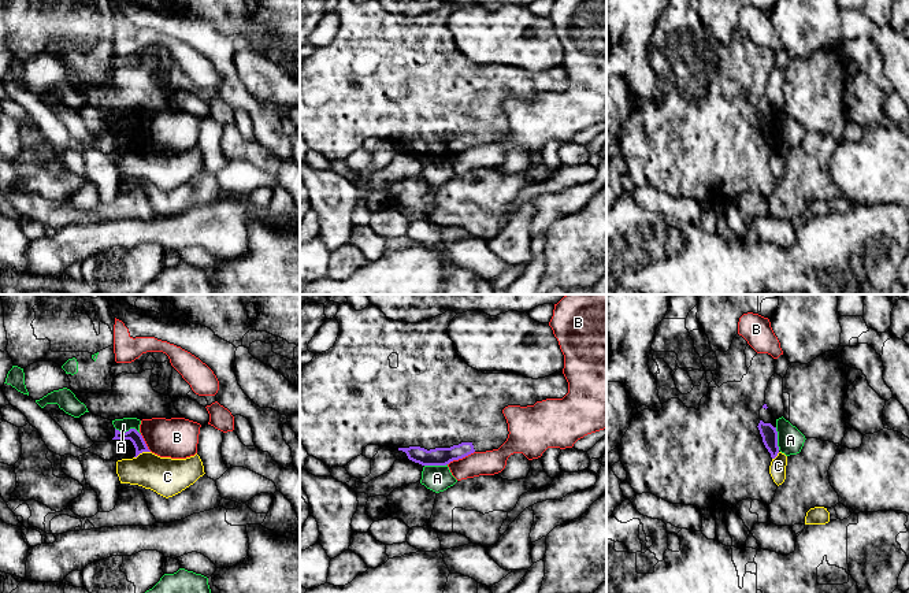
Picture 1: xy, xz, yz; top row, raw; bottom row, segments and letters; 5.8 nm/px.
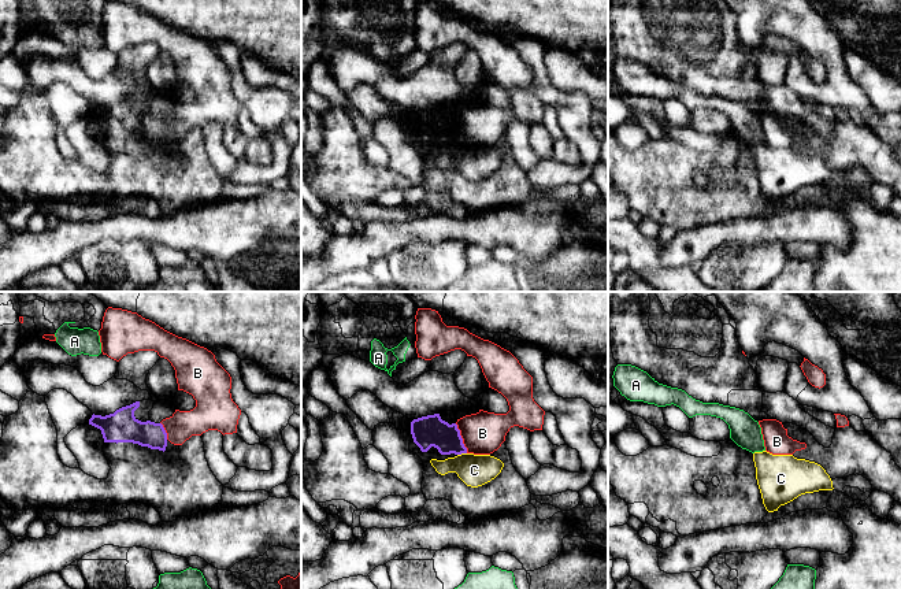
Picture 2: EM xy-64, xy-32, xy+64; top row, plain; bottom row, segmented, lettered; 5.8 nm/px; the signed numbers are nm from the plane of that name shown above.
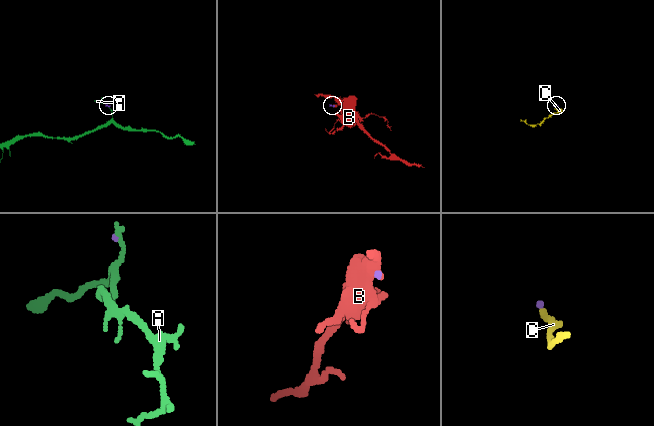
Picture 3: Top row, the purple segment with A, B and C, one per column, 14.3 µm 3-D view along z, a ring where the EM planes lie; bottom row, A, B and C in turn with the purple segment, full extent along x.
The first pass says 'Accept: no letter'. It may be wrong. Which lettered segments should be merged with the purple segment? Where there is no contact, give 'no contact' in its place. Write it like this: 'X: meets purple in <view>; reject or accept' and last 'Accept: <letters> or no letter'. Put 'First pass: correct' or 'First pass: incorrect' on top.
First pass: correct
A: meets purple in xy; reject
B: meets purple in xz; reject
C: meets purple in xy; reject
Accept: no letter

